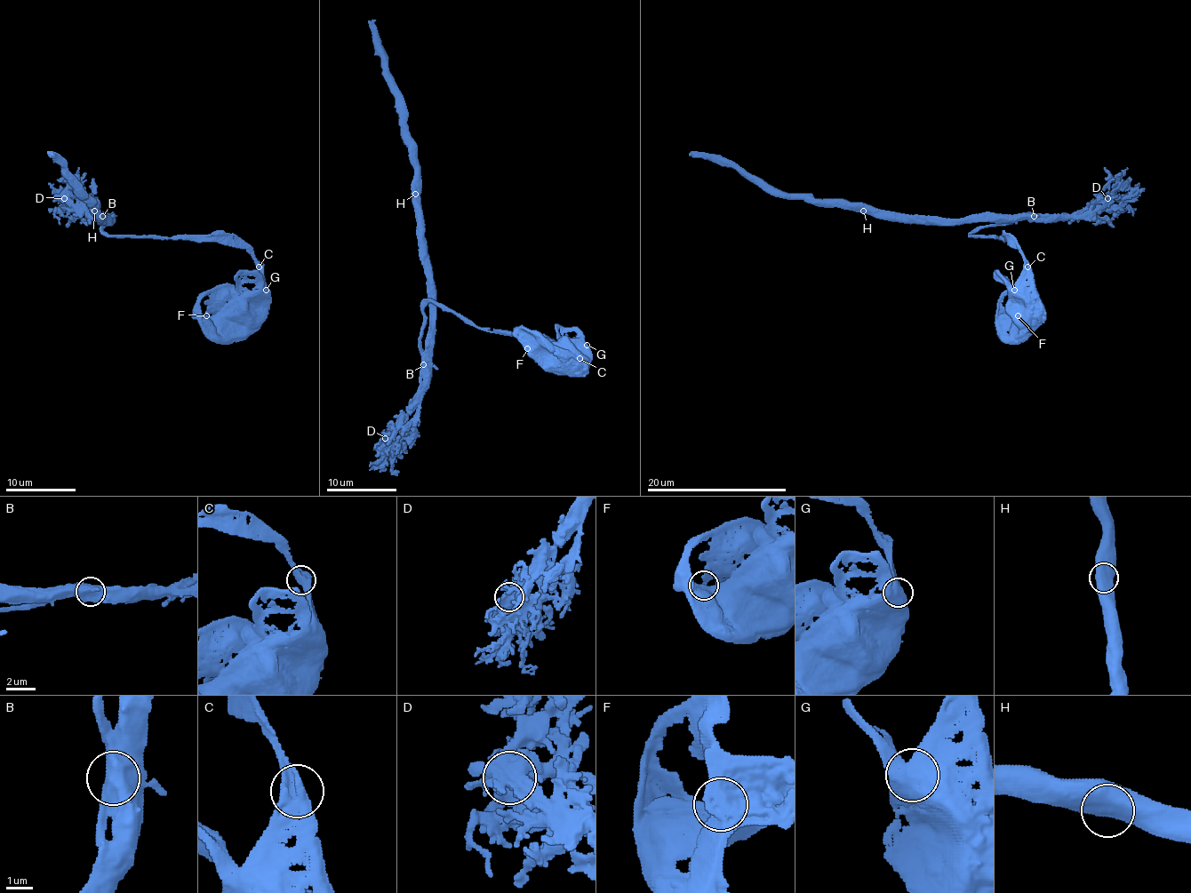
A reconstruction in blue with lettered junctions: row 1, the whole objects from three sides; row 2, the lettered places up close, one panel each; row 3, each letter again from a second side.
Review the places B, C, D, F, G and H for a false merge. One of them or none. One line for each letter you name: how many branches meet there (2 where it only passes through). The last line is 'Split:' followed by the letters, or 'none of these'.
Split: none of these

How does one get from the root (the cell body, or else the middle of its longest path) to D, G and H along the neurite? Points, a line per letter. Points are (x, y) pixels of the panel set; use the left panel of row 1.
D: (238, 307), (262, 295), (260, 268), (245, 248), (112, 237), (101, 218), (91, 219), (64, 198)
G: (238, 307), (238, 300), (256, 300), (266, 290)
H: (238, 307), (262, 295), (260, 268), (245, 248), (112, 237), (99, 223), (108, 218), (94, 211)

